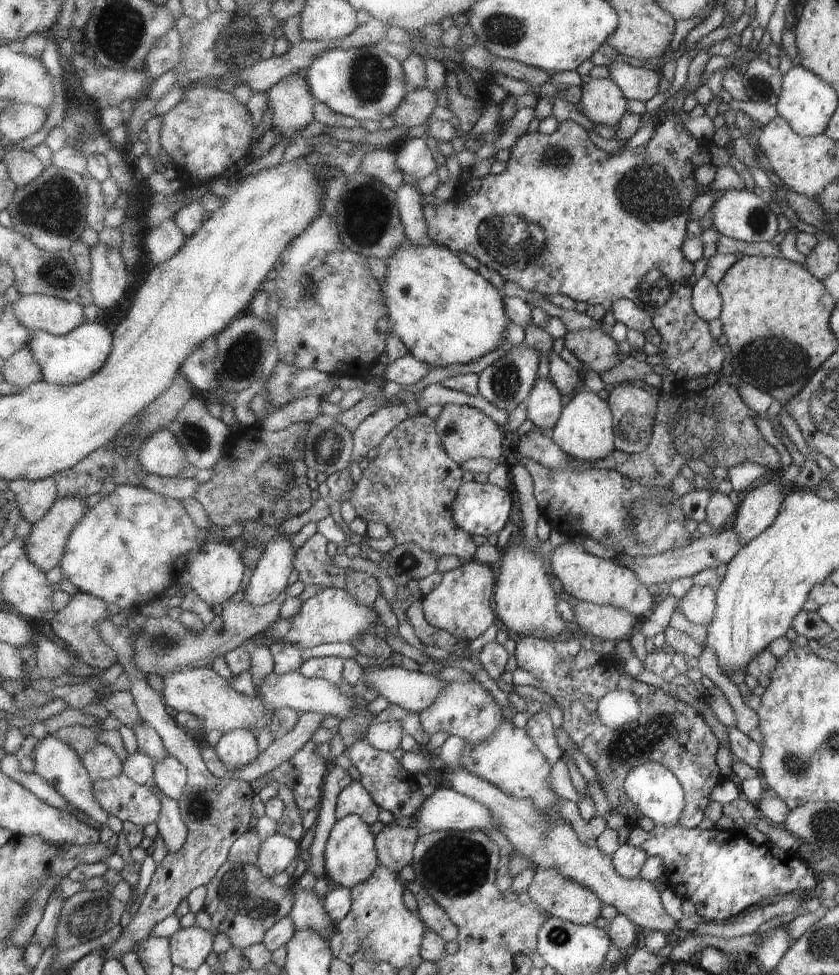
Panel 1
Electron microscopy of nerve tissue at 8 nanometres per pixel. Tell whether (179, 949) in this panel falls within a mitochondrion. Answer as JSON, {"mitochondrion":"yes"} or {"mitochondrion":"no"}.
{"mitochondrion":"no"}

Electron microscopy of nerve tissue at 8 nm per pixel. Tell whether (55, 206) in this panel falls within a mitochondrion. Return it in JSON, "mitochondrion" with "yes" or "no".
{"mitochondrion":"yes"}

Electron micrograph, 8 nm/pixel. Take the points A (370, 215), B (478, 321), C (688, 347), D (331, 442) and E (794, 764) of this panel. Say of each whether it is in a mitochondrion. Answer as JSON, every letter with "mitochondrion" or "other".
{"A":"mitochondrion","B":"other","C":"other","D":"mitochondrion","E":"mitochondrion"}

